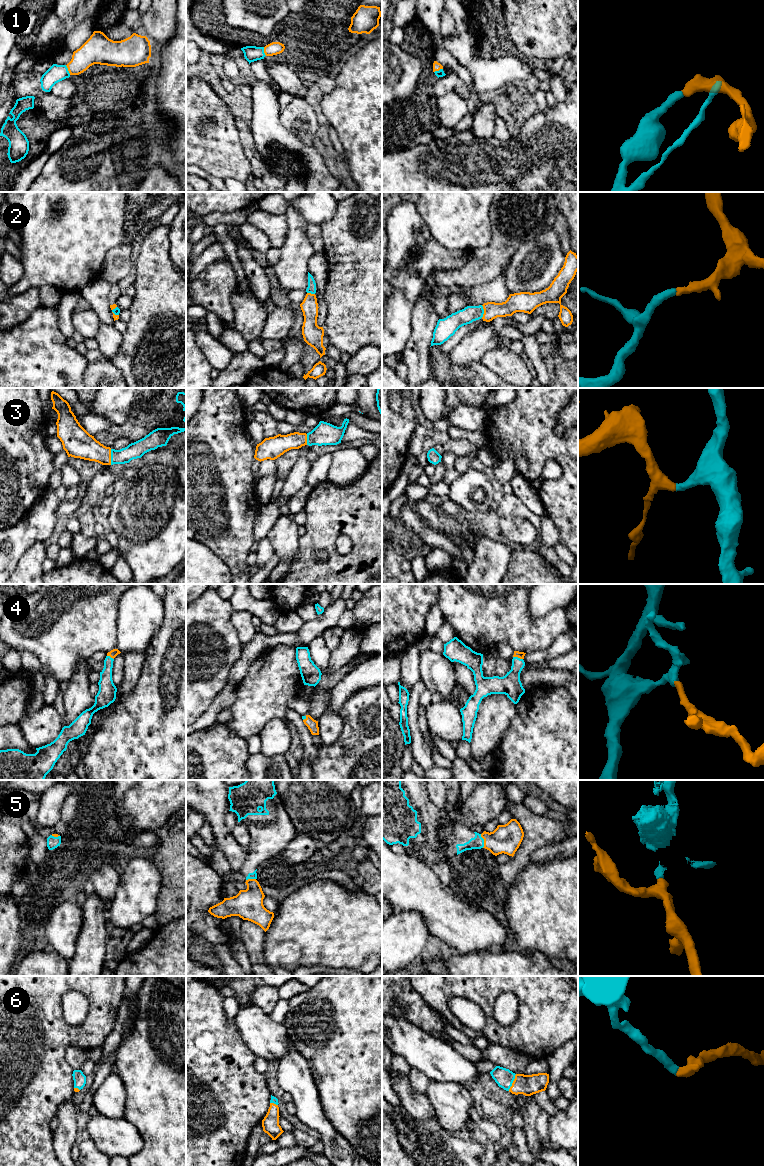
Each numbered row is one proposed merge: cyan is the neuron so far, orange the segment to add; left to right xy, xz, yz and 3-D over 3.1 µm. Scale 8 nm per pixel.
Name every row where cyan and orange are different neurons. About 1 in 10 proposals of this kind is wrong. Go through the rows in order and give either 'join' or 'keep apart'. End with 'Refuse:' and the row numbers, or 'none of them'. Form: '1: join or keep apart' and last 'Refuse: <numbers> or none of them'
1: join
2: join
3: join
4: join
5: join
6: join
Refuse: none of them

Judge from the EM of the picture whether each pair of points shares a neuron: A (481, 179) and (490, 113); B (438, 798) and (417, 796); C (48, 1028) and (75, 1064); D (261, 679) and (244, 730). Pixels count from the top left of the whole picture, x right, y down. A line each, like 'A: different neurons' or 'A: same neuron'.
A: different neurons
B: different neurons
C: different neurons
D: same neuron

